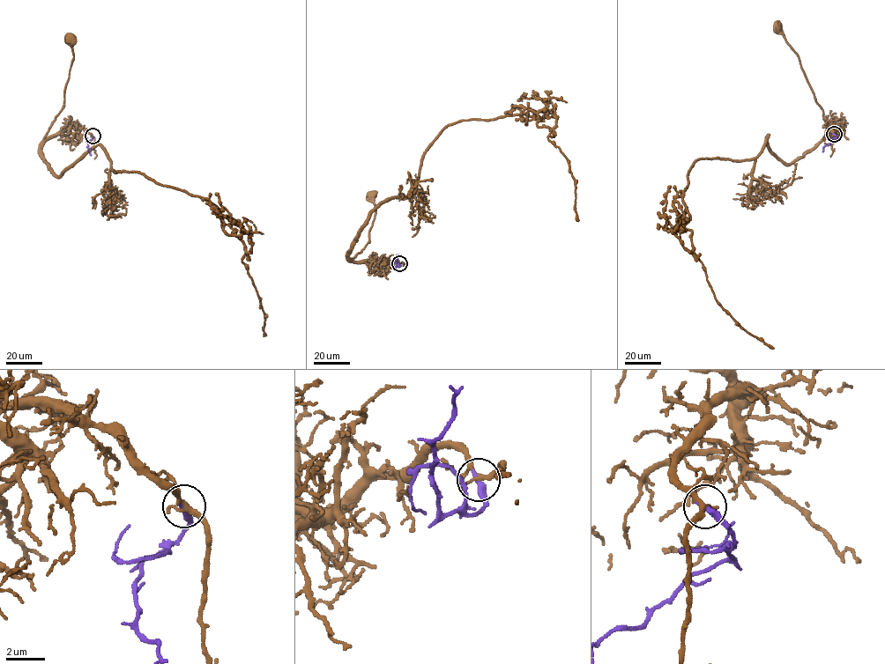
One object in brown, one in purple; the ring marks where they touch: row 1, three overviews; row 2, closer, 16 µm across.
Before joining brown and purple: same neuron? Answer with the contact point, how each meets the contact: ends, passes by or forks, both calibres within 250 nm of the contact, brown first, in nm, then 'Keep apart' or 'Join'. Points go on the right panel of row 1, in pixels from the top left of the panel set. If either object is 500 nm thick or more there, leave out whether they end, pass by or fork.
Place: (834, 134). At the ring brown passes by. At the ring purple ends. Thickness 280 nm (brown) against 360 nm. Keep apart

